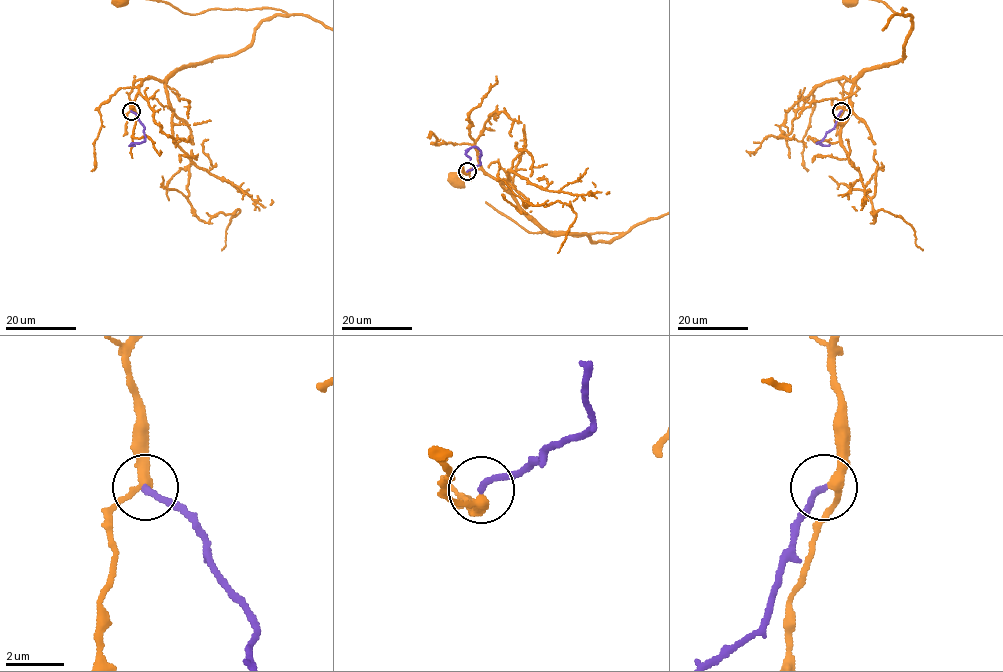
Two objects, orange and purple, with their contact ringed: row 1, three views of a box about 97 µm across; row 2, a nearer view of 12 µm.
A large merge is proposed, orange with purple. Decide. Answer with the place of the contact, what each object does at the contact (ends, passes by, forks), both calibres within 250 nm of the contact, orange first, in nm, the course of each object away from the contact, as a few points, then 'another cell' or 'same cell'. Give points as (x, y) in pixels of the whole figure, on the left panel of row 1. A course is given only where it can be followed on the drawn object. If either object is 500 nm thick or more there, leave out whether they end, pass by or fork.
at (131, 111); orange passes by; purple ends there; 280 nm thick on the orange side, 220 nm on the other; orange runs (131, 110), (139, 79), (234, 56), (263, 21), (286, 14), (191, 14); purple runs (131, 110), (144, 127), (145, 140), (130, 145), (134, 145); same cell

